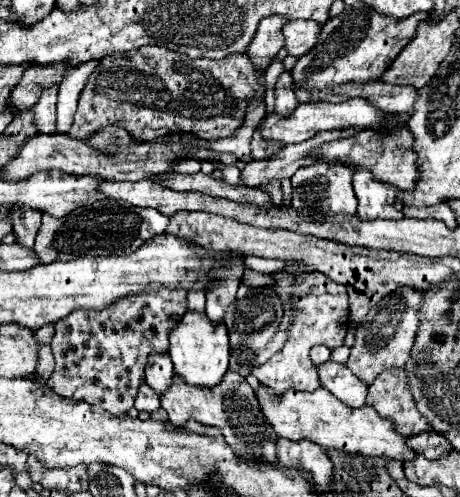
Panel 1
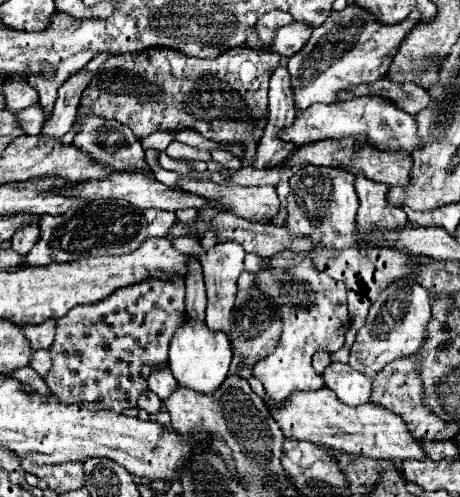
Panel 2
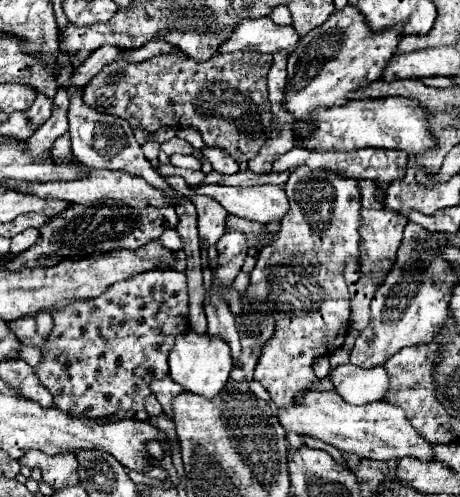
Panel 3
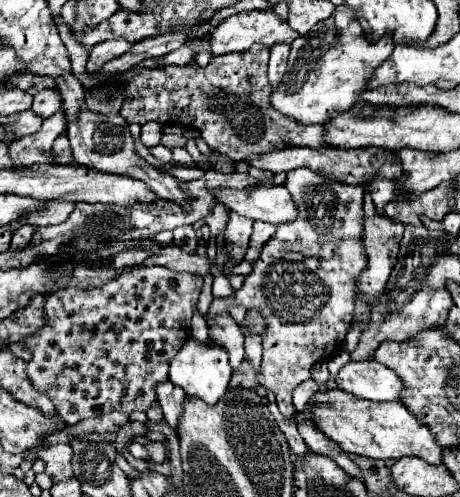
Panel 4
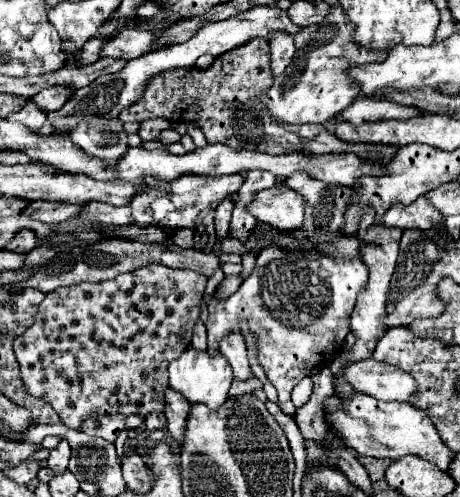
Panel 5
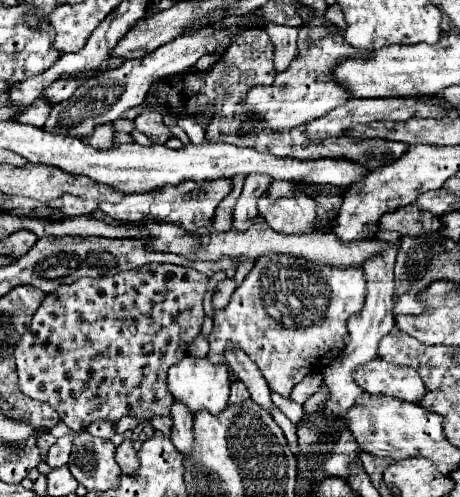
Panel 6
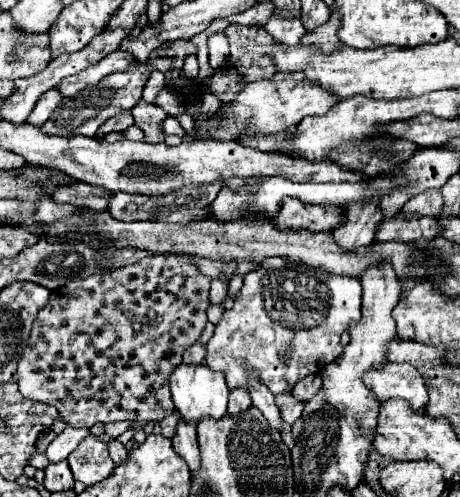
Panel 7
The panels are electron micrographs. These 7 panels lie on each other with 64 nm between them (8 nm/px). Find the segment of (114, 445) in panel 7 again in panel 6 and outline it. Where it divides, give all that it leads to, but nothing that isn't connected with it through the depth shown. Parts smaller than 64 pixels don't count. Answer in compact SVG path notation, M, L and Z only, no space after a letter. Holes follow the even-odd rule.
M124 440L124 442L116 448L114 456L116 456L116 462L120 464L122 472L134 472L134 470L136 470L136 450L134 450L132 440Z

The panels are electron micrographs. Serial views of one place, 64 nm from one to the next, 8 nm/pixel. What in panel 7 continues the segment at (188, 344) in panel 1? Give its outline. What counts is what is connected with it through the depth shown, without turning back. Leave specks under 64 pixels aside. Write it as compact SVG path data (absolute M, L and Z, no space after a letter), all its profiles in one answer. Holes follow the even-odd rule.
M180 364L170 376L170 390L172 390L172 402L184 422L198 422L202 418L220 420L226 416L230 390L226 386L222 372L214 372L214 370L206 368L204 364L200 364L200 366Z

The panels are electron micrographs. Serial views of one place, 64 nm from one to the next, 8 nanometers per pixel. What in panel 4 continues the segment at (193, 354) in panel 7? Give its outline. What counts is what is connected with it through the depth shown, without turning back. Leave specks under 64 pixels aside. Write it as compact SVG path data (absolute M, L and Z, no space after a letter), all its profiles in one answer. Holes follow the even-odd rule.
M196 312L196 316L192 318L192 338L194 338L196 342L200 342L200 344L206 344L206 340L208 340L206 320L204 320L204 316L200 316L198 312Z

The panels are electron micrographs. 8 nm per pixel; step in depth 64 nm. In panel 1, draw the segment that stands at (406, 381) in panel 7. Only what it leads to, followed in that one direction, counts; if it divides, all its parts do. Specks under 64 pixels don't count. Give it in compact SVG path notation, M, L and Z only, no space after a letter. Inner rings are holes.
M328 360L326 364L318 366L318 376L322 386L330 390L346 406L352 406L352 408L364 406L368 384L364 384L358 376L354 376L348 366Z

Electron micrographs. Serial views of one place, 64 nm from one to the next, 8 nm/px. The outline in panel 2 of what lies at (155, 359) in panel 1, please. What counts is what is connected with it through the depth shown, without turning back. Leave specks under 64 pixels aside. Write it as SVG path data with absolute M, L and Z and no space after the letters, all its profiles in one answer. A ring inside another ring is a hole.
M168 366L164 370L158 370L158 372L152 372L152 376L148 378L148 388L160 398L160 400L166 400L172 392L176 392L176 380L172 376L172 372L168 372Z

